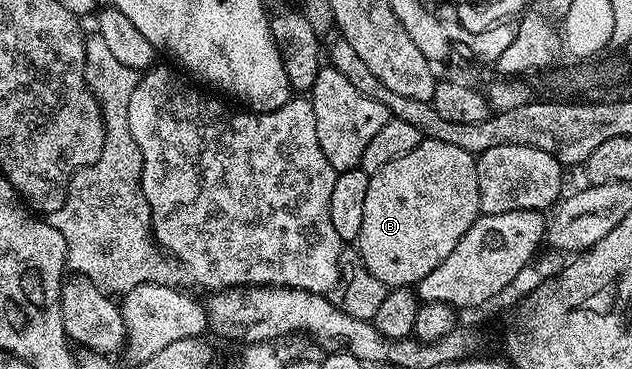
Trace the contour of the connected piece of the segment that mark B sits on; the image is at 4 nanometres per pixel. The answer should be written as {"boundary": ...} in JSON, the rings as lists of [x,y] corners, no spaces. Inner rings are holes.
{"boundary":[[[424,138],[413,152],[389,160],[385,168],[371,174],[357,249],[365,268],[381,284],[415,288],[457,248],[461,236],[479,217],[476,155],[454,144]]]}

